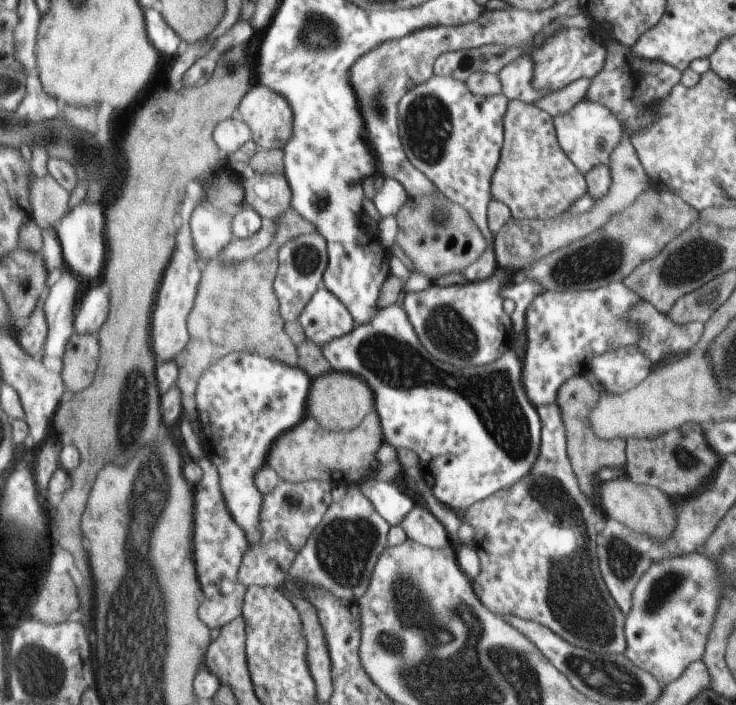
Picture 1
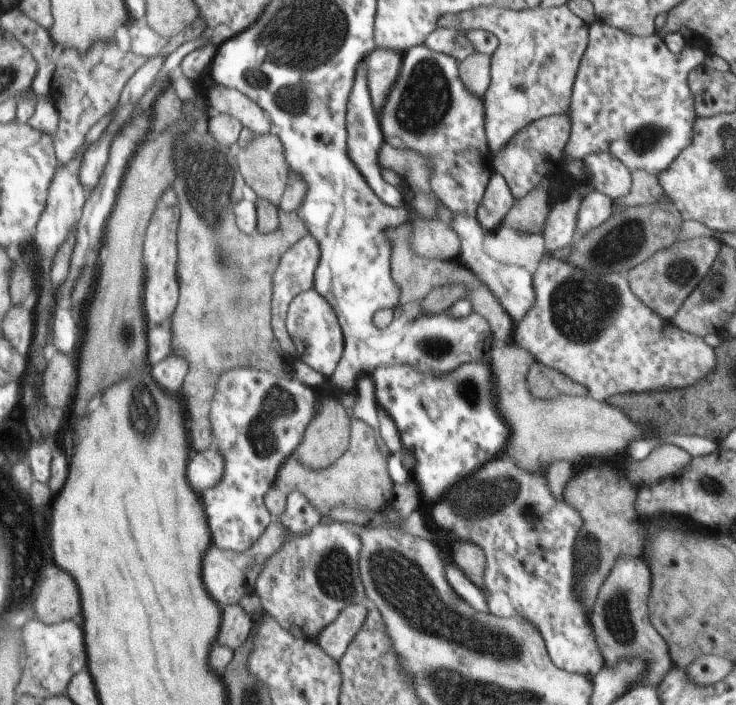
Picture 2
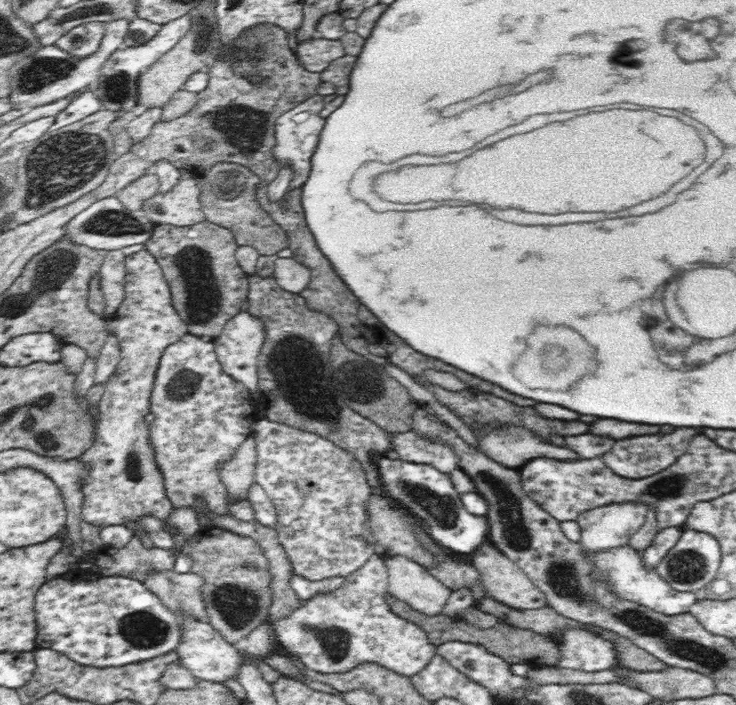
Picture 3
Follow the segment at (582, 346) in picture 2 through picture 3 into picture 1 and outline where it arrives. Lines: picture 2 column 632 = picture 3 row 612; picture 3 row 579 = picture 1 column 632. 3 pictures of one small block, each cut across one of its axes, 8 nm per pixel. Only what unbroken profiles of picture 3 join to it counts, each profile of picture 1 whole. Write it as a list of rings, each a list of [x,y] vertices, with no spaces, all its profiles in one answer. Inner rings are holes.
[[[635,346],[601,354],[589,364],[589,372],[597,376],[603,388],[617,394],[629,392],[637,384],[643,384],[643,380],[647,380],[653,370],[651,362],[647,362],[647,358],[643,358]]]

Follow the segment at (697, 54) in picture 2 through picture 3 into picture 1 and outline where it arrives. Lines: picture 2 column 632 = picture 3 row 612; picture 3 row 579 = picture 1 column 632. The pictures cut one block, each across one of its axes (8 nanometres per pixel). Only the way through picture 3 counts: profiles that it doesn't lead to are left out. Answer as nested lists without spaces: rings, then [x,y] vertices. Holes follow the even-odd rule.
[[[609,42],[607,44],[607,66],[603,68],[603,72],[599,72],[599,76],[595,76],[595,80],[591,80],[585,100],[593,100],[609,108],[617,116],[619,122],[627,124],[627,130],[631,134],[631,130],[639,126],[637,120],[641,120],[639,114],[641,114],[643,104],[655,104],[655,100],[667,96],[671,88],[679,84],[679,80],[681,80],[679,70],[665,66],[665,64],[647,64],[643,60],[637,60],[635,56],[629,54],[629,48],[619,46],[617,42]]]

